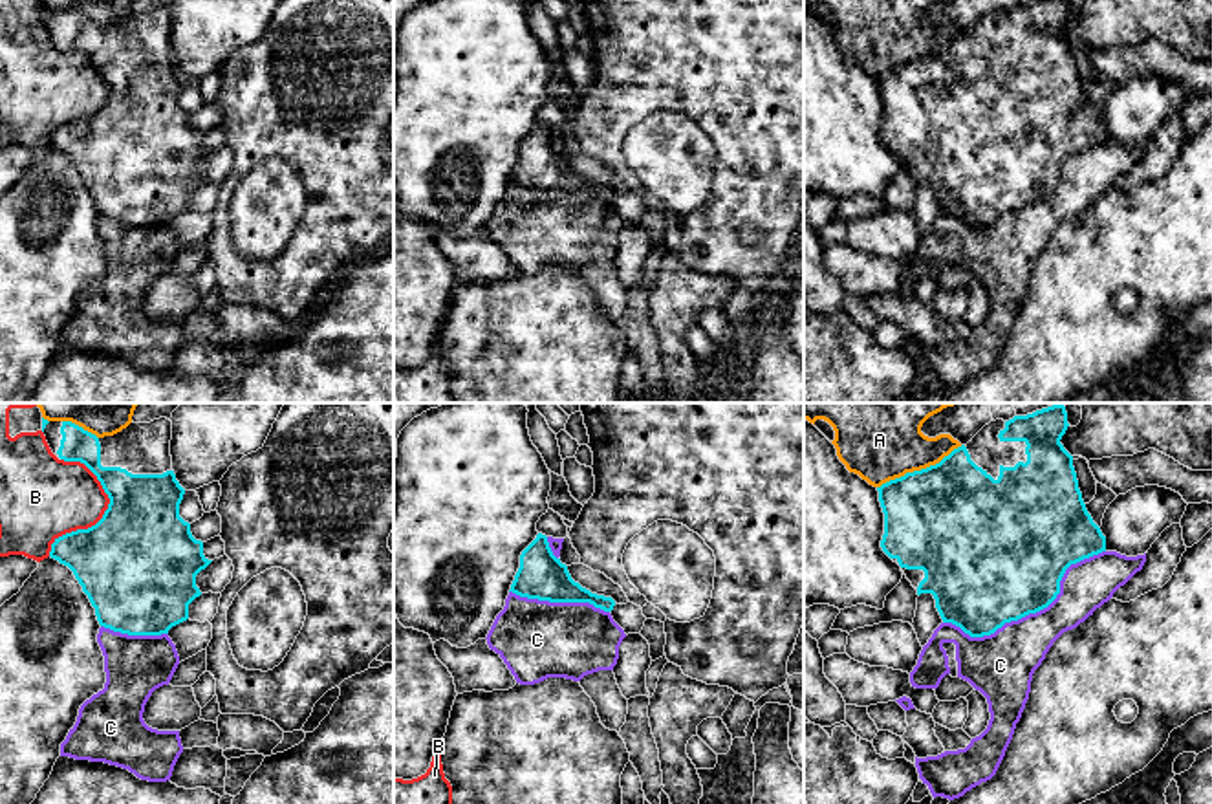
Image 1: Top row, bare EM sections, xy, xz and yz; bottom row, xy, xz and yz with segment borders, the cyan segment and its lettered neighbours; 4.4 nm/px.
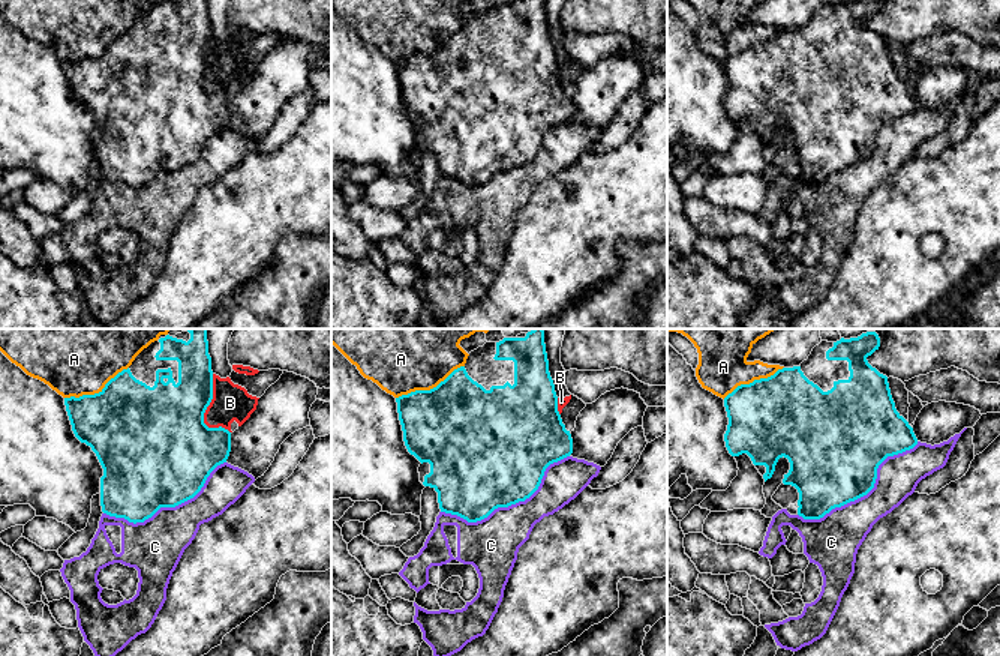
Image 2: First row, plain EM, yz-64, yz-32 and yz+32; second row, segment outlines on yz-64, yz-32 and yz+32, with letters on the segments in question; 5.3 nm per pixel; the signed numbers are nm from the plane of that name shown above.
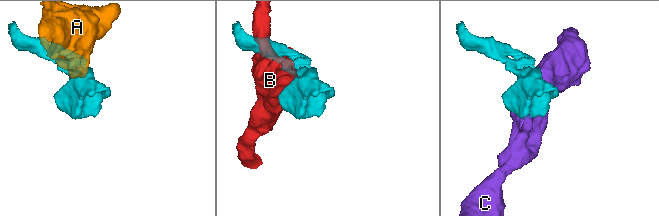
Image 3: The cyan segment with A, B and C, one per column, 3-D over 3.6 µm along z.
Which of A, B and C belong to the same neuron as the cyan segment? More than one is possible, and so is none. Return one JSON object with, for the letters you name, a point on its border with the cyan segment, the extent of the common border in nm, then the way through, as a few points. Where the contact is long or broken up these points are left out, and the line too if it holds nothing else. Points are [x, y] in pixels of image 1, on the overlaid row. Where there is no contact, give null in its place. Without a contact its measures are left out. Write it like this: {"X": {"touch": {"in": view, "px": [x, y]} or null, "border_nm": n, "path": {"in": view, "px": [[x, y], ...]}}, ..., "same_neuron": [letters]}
{"same_neuron": []}

